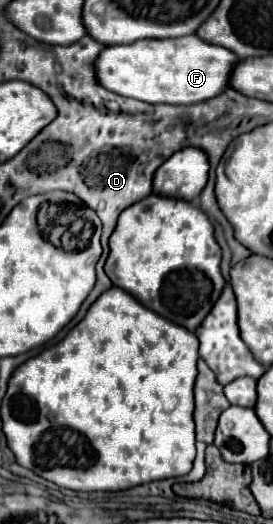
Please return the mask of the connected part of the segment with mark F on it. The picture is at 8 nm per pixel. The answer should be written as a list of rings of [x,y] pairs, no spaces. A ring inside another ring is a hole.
[[[183,36],[183,38],[167,38],[167,40],[137,40],[133,44],[121,46],[107,46],[101,56],[97,58],[97,78],[115,94],[143,100],[149,104],[197,104],[223,94],[229,88],[229,78],[233,68],[239,64],[239,58],[225,50],[223,46],[213,46],[201,38]]]

